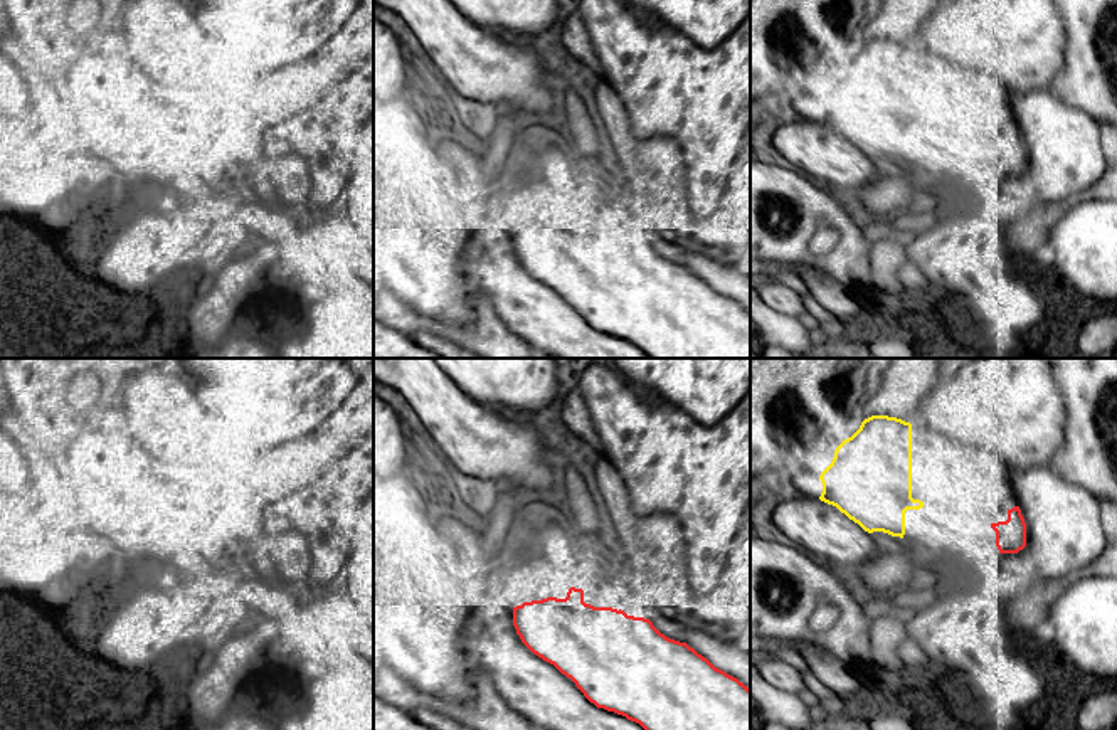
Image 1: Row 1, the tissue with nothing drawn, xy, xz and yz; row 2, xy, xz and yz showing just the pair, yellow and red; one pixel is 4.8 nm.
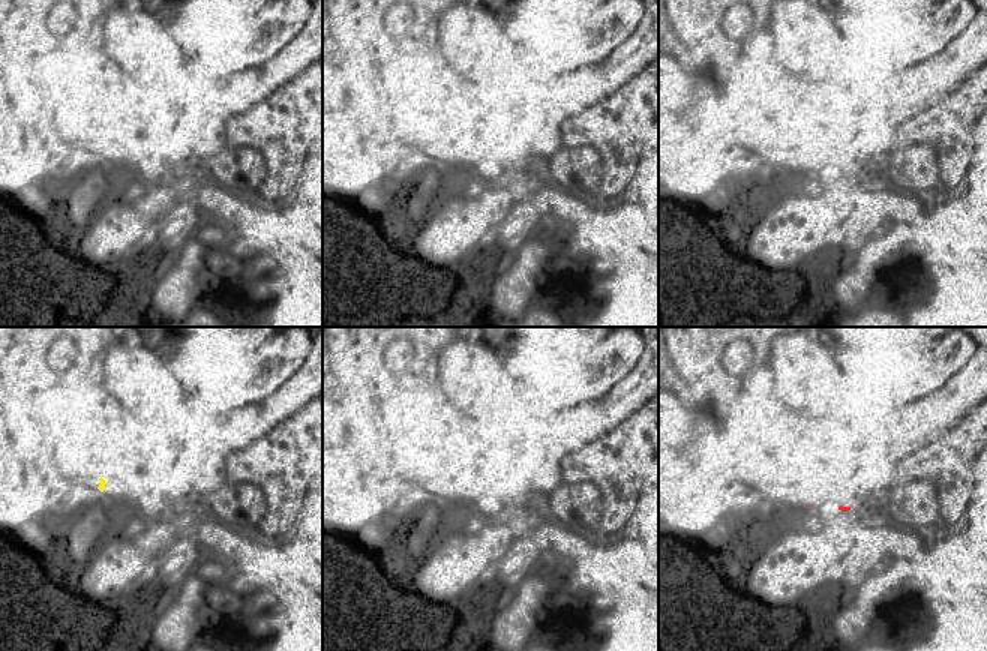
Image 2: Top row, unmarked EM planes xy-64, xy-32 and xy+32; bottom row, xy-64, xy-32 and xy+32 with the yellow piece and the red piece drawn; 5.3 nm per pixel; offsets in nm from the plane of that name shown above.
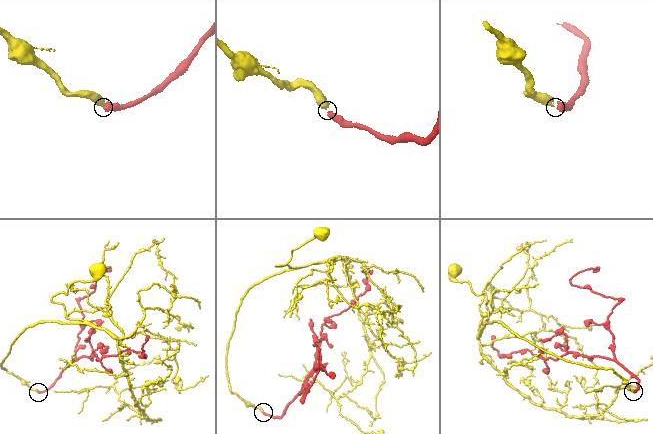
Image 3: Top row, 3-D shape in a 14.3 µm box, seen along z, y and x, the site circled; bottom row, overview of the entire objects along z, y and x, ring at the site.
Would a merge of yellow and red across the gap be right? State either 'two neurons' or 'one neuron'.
one neuron

